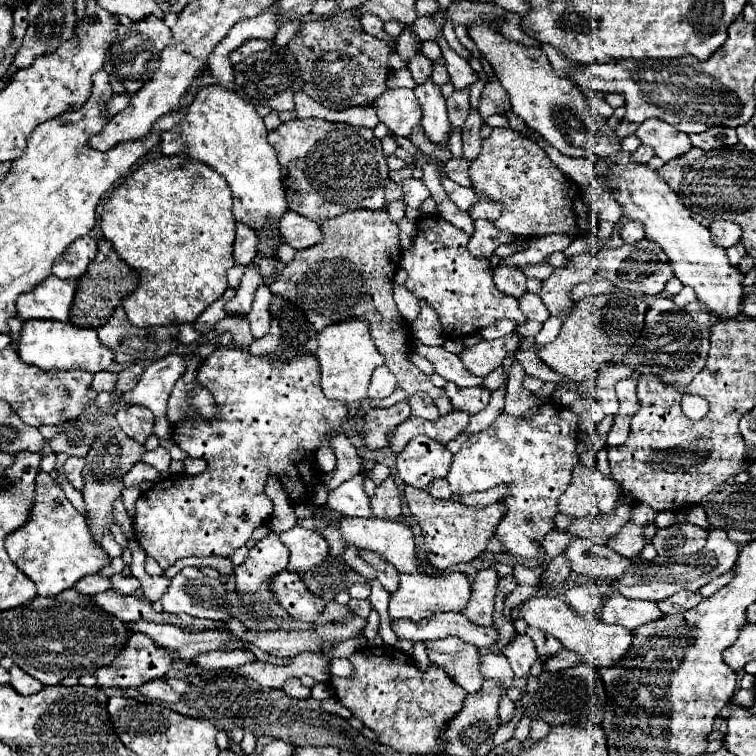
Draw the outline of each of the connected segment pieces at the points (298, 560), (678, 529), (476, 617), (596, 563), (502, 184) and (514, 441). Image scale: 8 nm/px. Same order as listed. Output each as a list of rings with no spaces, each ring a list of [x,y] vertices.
[[[293,526],[287,532],[281,532],[283,544],[289,548],[289,566],[291,572],[305,572],[329,554],[327,540],[303,526]]]
[[[673,524],[659,528],[653,536],[653,546],[659,556],[673,558],[683,554],[693,554],[705,546],[707,532],[695,524]]]
[[[493,568],[479,570],[473,578],[471,586],[471,598],[467,602],[467,608],[463,608],[463,616],[467,616],[471,622],[481,626],[493,624],[493,598],[495,598],[495,586],[499,582],[499,576]]]
[[[577,538],[565,550],[565,556],[571,562],[571,570],[587,574],[591,578],[607,578],[617,580],[631,568],[631,562],[625,556],[619,556],[609,546],[599,546],[591,538]]]
[[[493,128],[493,132],[483,140],[479,156],[469,166],[471,188],[479,192],[481,198],[499,202],[503,206],[501,216],[493,222],[499,232],[519,238],[539,238],[547,234],[569,234],[571,238],[579,238],[585,232],[595,232],[599,218],[589,208],[583,198],[583,188],[571,182],[547,156],[547,152],[531,138],[513,132],[511,128]]]
[[[555,404],[539,406],[539,410],[529,418],[515,418],[509,414],[499,414],[497,420],[467,438],[467,442],[461,446],[461,450],[455,454],[455,460],[451,464],[447,482],[455,494],[473,494],[477,490],[487,490],[497,484],[511,484],[509,494],[505,496],[507,512],[501,518],[501,522],[495,528],[495,538],[505,546],[505,552],[521,558],[525,562],[531,562],[541,552],[541,542],[547,532],[555,528],[555,516],[557,516],[557,500],[563,494],[563,490],[569,486],[571,470],[579,462],[577,452],[577,416],[565,414]]]

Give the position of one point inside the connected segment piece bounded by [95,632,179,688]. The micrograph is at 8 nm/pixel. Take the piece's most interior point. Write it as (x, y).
(139, 661)

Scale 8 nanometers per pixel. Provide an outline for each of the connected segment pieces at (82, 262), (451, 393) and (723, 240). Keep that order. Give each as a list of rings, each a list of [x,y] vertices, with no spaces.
[[[83,236],[69,244],[63,256],[55,262],[53,274],[59,278],[79,278],[87,270],[89,262],[95,258],[97,242],[91,236]]]
[[[447,382],[445,392],[447,392],[453,408],[459,408],[459,410],[465,410],[465,412],[471,412],[471,414],[481,412],[491,400],[491,390],[489,388],[481,388],[481,386],[459,388],[459,386]]]
[[[715,220],[711,226],[711,232],[715,234],[715,242],[723,248],[729,248],[741,240],[741,226],[735,222],[725,222],[725,220]]]

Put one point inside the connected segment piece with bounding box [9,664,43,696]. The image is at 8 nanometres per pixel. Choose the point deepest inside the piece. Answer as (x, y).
(21, 681)

